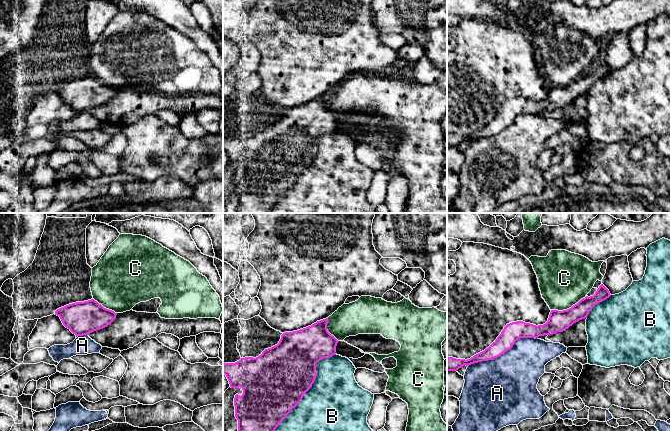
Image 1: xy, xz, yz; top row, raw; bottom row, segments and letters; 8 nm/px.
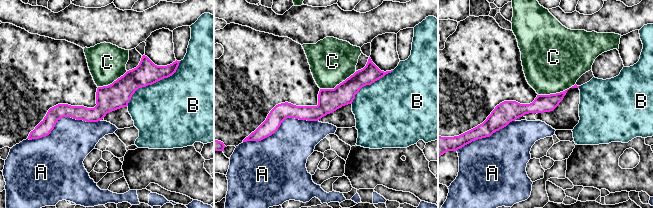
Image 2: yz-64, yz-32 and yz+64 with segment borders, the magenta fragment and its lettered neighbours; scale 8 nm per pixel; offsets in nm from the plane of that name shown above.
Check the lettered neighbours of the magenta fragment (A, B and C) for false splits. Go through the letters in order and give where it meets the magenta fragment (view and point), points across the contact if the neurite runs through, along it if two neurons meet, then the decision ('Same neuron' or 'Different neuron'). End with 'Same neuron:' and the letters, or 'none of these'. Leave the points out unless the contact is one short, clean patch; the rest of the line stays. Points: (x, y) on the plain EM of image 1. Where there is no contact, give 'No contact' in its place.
A: Touches magenta at yz (503, 129). Different neuron
B: Touches magenta at xz (308, 165). Different neuron
C: Touches magenta at yz (569, 84). Boundary: yz (586, 72), (566, 85), (551, 86). Different neuron
Same neuron: none of these

